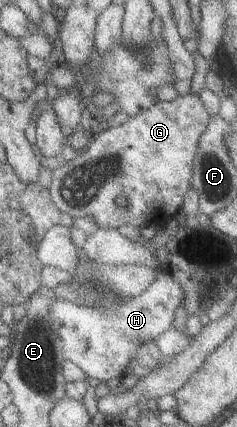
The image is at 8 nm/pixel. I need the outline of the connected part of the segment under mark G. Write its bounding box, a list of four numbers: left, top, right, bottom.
[48,93,209,229]

